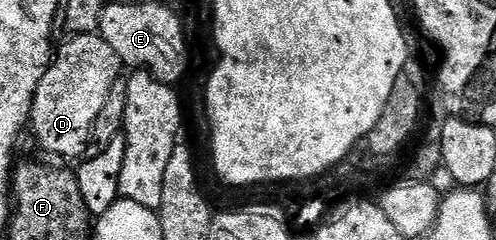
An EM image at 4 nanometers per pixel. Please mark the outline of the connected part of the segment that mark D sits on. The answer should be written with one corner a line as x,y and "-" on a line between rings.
99,33
73,35
51,56
32,102
30,131
36,134
40,147
52,155
80,161
89,154
94,121
110,97
116,80
121,78
122,64
118,53
106,45

